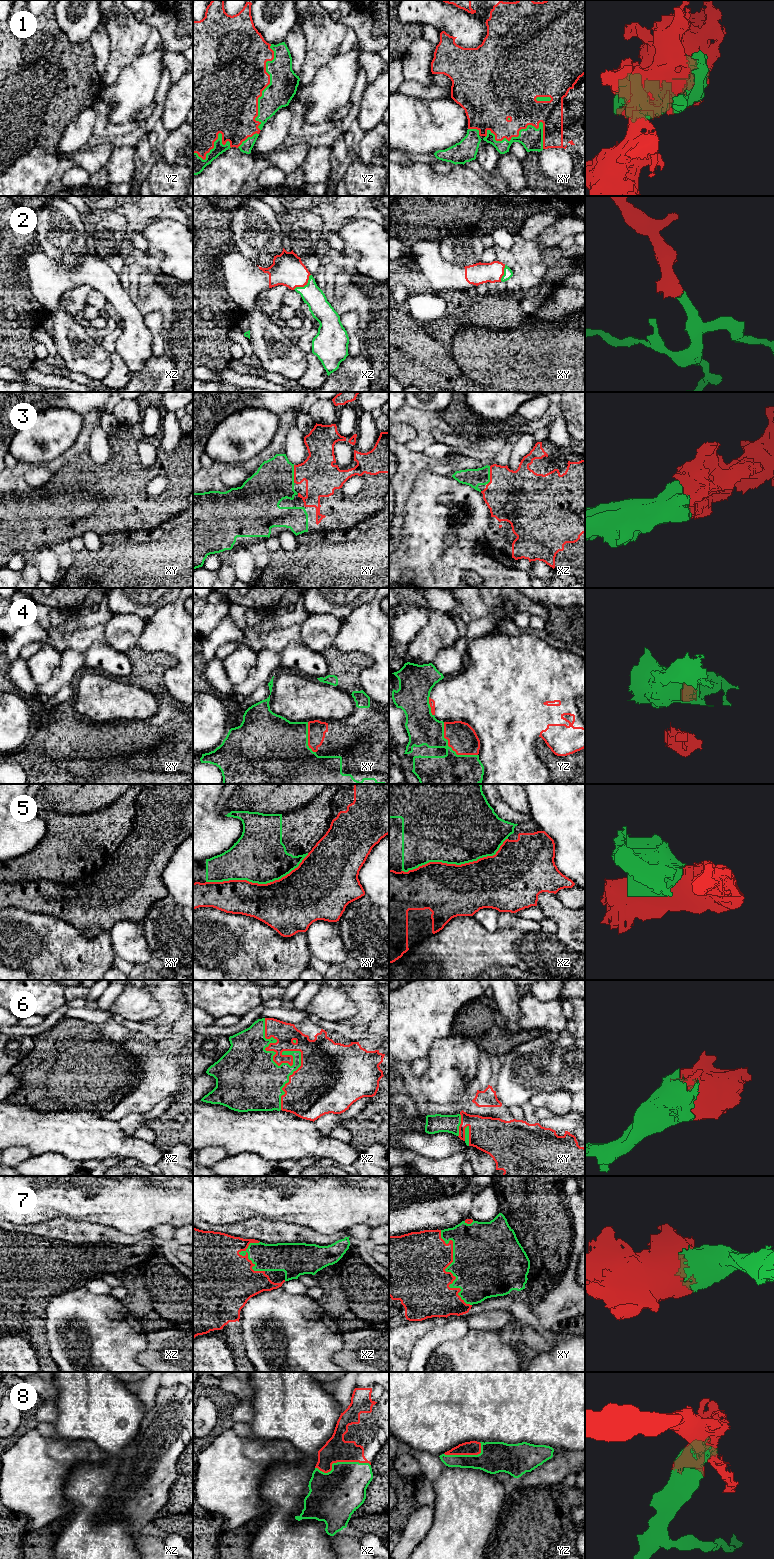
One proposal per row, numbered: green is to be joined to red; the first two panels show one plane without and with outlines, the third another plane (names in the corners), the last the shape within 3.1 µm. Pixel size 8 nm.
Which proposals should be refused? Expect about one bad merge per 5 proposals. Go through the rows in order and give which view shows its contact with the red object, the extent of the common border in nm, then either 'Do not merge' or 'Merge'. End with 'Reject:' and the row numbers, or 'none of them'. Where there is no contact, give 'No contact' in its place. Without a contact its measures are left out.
1: Touches red in xy. Shared border 480 nm. Merge
2: Touches red in xz. Shared border 190 nm. Merge
3: Touches red in xy. Shared border 150 nm. Merge
4: Touches red in yz. Shared border 380 nm. Do not merge
5: Touches red in xz. Shared border 900 nm. Do not merge
6: Touches red in xz. Shared border 750 nm. Merge
7: Touches red in xy. Shared border 650 nm. Merge
8: Touches red in xz. Shared border 440 nm. Merge
Reject: 4, 5

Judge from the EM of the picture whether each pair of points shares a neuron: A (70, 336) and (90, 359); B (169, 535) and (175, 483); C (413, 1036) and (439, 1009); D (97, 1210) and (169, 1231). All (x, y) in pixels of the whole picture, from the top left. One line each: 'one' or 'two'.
A: one
B: two
C: one
D: two

